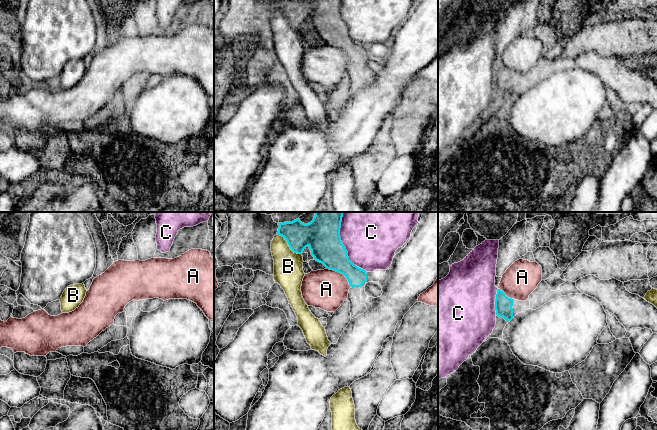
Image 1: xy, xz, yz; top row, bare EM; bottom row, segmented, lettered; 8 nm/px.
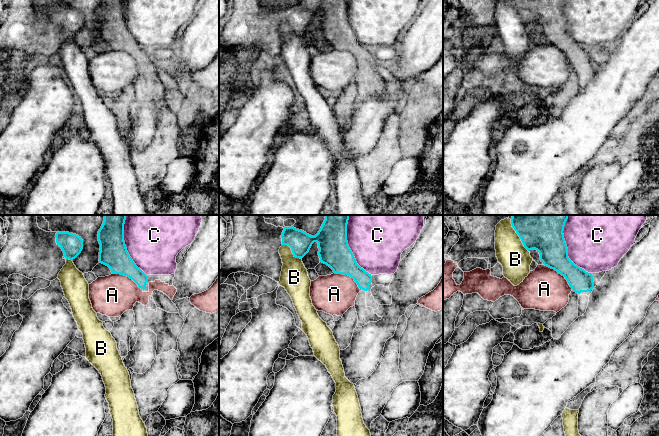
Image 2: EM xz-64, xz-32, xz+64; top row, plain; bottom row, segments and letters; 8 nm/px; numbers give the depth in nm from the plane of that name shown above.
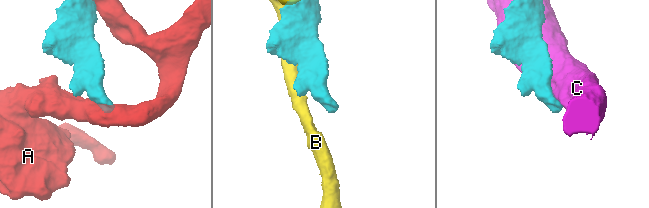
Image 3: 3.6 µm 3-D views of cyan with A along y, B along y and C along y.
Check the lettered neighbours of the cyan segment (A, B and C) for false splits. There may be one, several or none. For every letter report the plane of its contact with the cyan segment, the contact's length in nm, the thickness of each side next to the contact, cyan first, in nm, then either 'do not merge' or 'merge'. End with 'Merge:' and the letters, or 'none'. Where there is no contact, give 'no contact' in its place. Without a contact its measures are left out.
A: meets cyan in xz; contact 280 nm long; 260 nm thick on the cyan side, 320 nm on the other; do not merge
B: meets cyan in xz; contact 260 nm long; 220 nm thick on the cyan side, 240 nm on the other; do not merge
C: meets cyan in xz; contact 440 nm long; 260 nm thick on the cyan side, 380 nm on the other; do not merge
Merge: none

